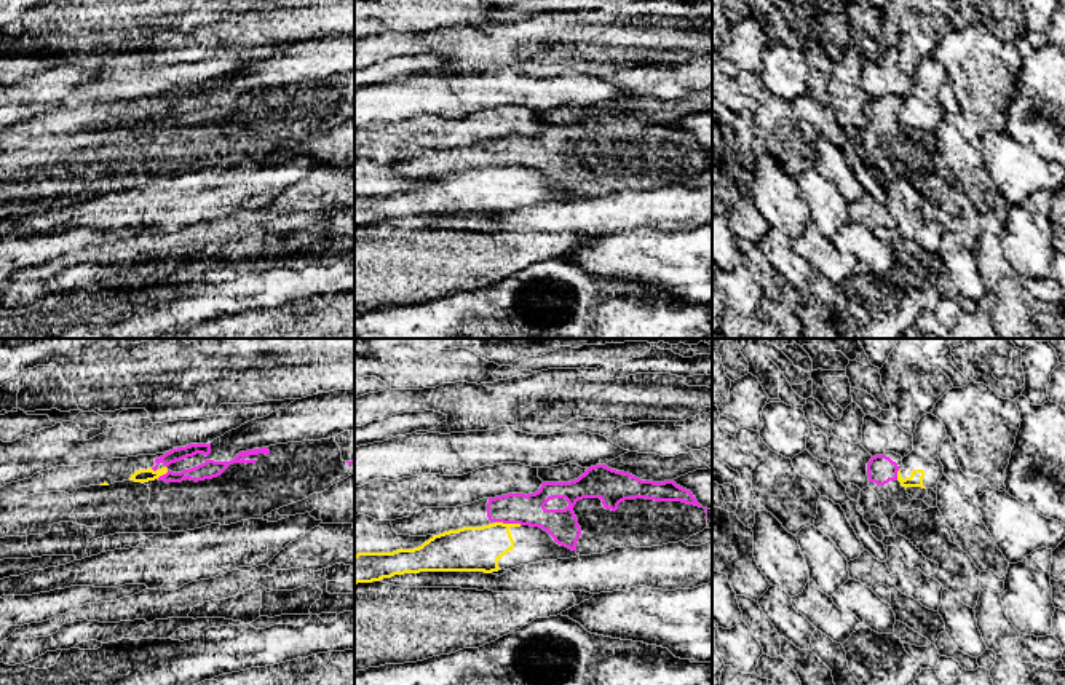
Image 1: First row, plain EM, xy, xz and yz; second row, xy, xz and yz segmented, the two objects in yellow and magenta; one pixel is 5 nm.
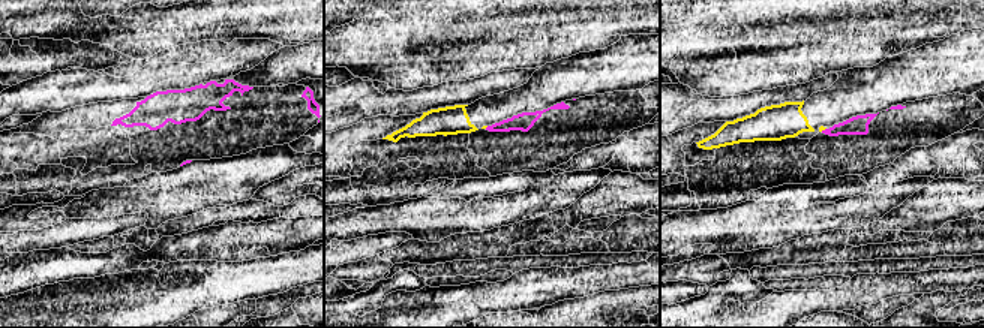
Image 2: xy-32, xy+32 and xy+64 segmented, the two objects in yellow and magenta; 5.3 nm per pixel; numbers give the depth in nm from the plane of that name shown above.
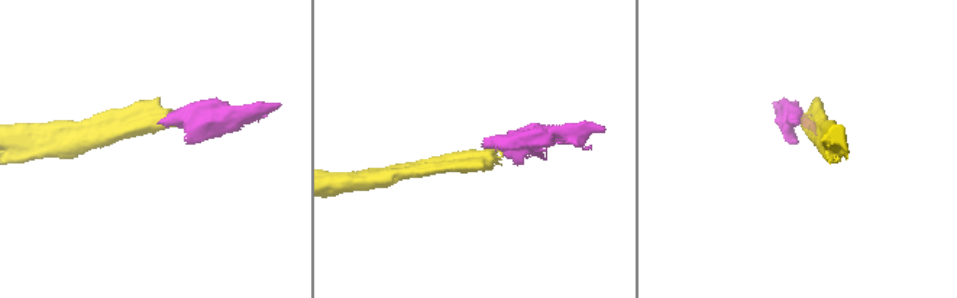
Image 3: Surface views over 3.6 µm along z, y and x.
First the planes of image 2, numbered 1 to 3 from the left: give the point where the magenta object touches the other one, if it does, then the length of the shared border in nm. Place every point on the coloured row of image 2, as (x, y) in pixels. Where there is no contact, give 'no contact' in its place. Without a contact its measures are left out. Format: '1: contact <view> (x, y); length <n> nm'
1: no contact
2: no contact
3: contact xy+64 (822, 129); length 40 nm

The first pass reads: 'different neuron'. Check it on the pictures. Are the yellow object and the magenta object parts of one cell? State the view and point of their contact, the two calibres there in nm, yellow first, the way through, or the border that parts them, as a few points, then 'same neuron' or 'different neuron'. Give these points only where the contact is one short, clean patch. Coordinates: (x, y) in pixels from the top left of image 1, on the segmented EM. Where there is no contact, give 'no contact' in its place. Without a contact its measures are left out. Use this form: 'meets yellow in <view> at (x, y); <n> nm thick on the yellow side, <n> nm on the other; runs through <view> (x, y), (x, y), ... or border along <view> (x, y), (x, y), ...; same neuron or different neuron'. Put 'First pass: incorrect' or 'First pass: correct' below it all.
meets yellow in xz at (508, 524); 220 nm thick on the yellow side, 160 nm on the other; border along xz (495, 521), (521, 524); different neuron
First pass: correct

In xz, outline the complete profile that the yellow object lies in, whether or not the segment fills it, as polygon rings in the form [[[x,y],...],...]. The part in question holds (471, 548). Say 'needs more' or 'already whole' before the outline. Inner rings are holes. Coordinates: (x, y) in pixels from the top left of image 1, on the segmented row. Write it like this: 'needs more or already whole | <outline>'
needs more | [[[495,522],[433,535],[414,549],[358,552],[354,584],[420,572],[492,573],[576,556],[540,527]]]

